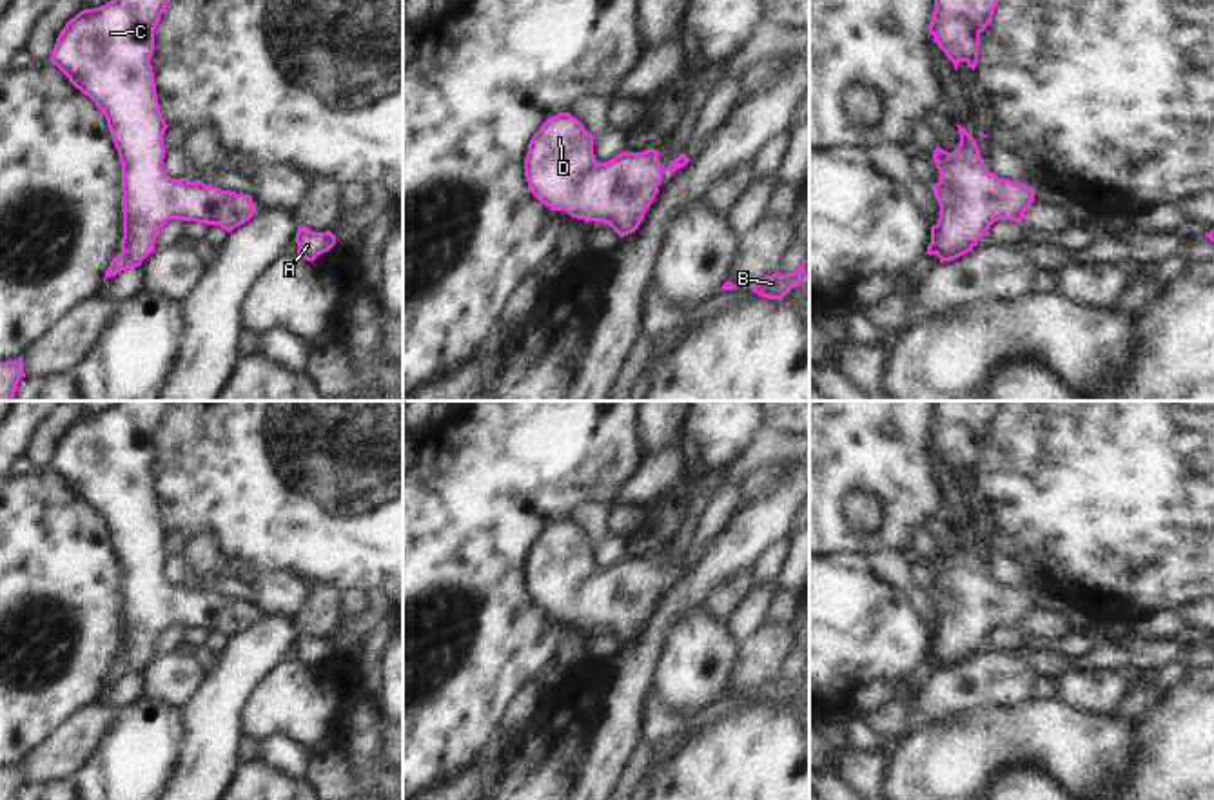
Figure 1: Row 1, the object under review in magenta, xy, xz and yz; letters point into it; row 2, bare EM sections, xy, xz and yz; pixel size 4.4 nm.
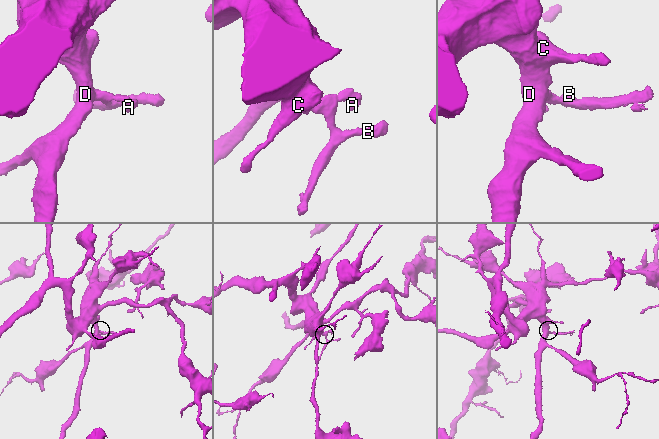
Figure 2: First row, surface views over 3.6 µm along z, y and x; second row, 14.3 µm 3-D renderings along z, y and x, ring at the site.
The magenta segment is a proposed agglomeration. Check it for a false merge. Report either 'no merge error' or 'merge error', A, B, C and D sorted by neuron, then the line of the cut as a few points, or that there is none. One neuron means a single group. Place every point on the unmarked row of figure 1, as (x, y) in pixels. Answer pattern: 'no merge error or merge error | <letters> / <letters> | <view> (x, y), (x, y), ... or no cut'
no merge error | A B C D | no cut

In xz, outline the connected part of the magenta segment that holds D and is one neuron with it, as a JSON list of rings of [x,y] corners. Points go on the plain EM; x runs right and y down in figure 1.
[[[570,519],[548,524],[528,550],[528,597],[552,617],[602,628],[621,644],[635,639],[662,588],[659,559],[621,559],[606,570],[593,561],[593,542]]]

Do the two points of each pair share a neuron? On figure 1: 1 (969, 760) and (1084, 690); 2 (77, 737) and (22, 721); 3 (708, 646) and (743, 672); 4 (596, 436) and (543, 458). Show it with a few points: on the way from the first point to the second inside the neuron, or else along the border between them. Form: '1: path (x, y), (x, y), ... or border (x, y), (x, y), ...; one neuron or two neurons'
1: border (1058, 697), (1086, 712), (1106, 712); two neurons
2: border (88, 706), (68, 715), (22, 760); two neurons
3: border (739, 644), (726, 686); two neurons
4: path (583, 436), (565, 436), (556, 445); one neuron

